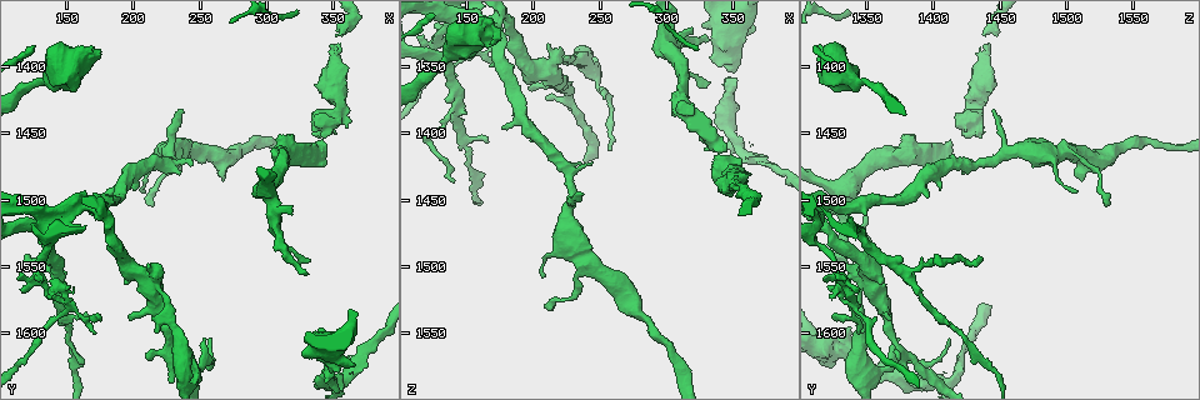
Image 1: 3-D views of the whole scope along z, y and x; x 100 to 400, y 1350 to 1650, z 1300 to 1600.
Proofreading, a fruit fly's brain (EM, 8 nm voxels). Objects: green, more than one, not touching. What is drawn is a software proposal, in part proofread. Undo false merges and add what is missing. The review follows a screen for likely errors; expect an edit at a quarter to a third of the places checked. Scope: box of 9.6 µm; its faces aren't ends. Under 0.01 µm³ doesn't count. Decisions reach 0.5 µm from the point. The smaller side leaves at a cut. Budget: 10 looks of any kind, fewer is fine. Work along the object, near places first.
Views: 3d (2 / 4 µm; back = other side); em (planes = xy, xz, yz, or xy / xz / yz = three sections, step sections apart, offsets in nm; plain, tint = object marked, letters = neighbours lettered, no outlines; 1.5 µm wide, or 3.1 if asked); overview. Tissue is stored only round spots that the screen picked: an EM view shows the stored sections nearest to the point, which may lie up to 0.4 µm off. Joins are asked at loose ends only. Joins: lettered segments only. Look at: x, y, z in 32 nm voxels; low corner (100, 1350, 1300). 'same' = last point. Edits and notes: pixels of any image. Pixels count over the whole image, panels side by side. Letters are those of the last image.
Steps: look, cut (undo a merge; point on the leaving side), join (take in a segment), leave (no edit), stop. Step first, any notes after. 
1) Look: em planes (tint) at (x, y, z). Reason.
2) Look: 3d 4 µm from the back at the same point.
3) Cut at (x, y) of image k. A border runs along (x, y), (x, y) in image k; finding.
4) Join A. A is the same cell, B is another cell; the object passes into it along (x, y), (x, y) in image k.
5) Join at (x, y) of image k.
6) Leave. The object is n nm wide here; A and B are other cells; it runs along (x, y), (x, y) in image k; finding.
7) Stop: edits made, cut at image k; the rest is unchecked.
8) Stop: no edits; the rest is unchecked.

Look: 3d 4 µm at (332, 1552, 1328). An open end.

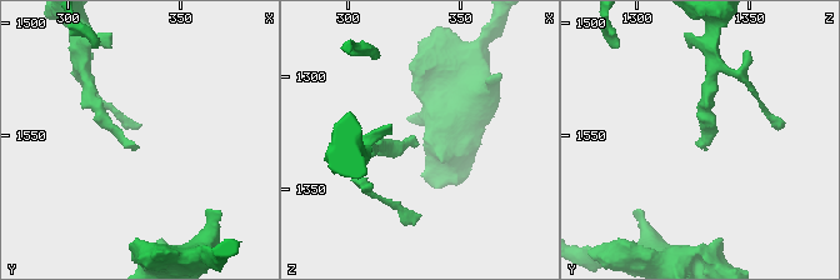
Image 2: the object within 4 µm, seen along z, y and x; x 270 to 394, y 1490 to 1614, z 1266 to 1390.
Look: em planes (letters) at (331, 1555, 1330).

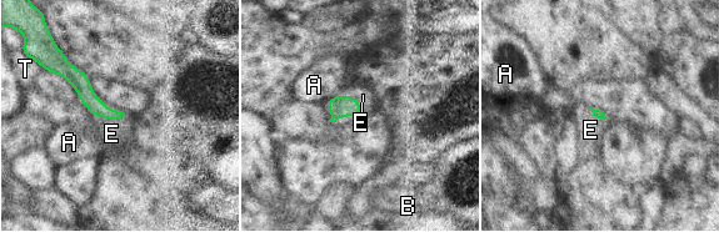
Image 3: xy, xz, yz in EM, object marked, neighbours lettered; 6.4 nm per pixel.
Join E. E is the same cell, A, B and T are other cells; the object passes into it along (88, 97), (110, 119), (111, 134) in image 3; the neuron continues.

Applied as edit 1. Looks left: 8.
Look: overview.

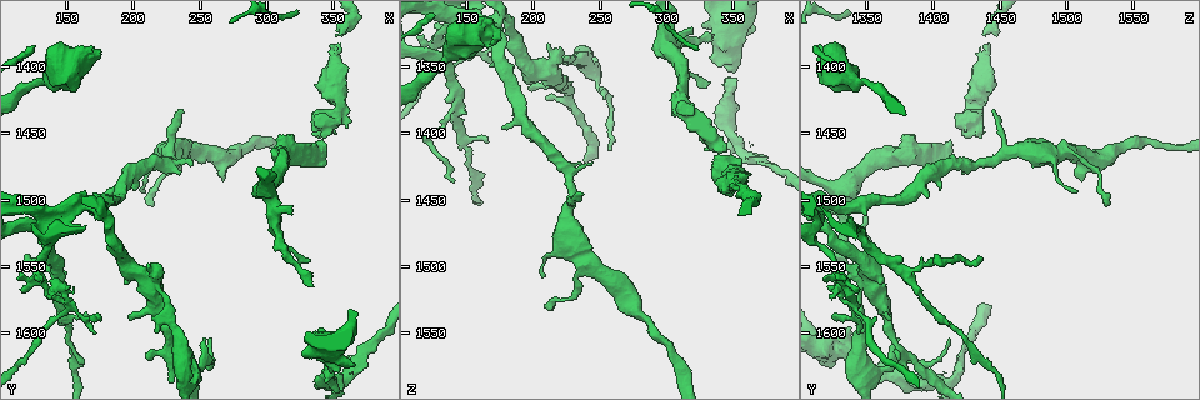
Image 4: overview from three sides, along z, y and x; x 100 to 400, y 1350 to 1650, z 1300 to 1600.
Look: 3d 4 µm at (256, 1622, 1384). Thick turns thin.

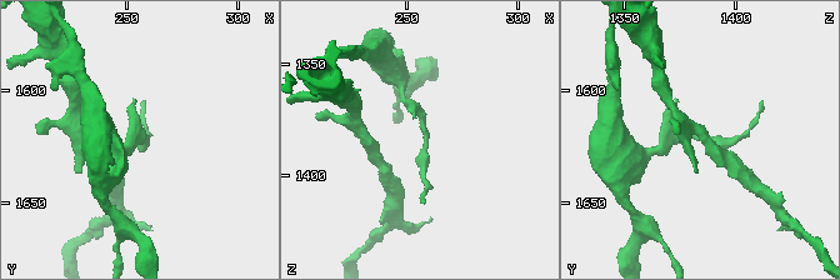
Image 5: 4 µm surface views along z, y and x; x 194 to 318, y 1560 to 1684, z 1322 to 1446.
Look: em planes (letters) at (257, 1621, 1384). Need the tissue.

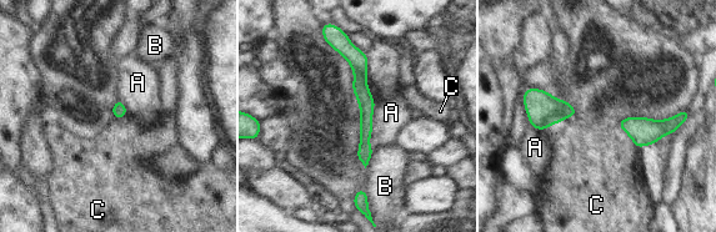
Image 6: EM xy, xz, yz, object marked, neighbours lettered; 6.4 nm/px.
Leave. A, B and C are other cells; a border runs along (576, 115), (554, 122), (541, 131) in image 6; all the same neuron.

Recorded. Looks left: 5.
Look: em planes (letters) at (144, 1554, 1376). Side arm on a straight run.

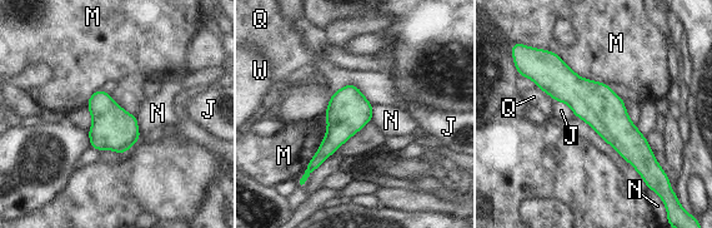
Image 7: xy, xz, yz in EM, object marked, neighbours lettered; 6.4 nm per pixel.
Leave. The longest contact is with M, 500 nm; J, M, N, Q and W are other cells; it runs along (536, 67), (582, 95), (651, 159) in image 7; continuous, no second neuron.

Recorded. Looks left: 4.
Stop: edits made, join at image 3; the rest is unchecked.

